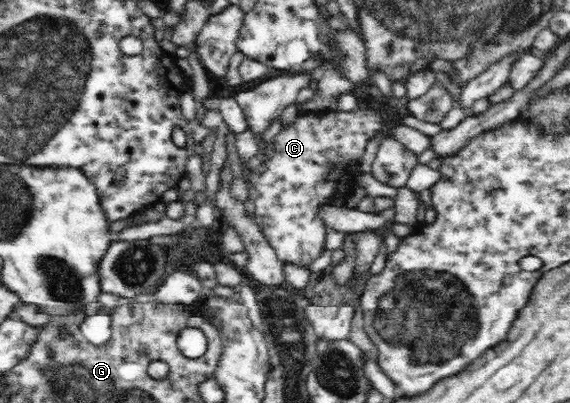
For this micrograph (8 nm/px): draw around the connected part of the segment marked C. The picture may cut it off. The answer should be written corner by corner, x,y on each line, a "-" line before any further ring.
359,108
356,111
348,112
330,109
326,112
316,113
310,111
300,112
299,115
294,119
294,122
286,124
285,126
283,125
280,132
277,135
274,135
271,141
274,155
272,155
268,161
257,167
253,171
252,175
248,175
247,186
250,190
249,199
252,200
254,209
256,210
256,224
258,224
260,232
262,232
262,236
266,238
266,241
268,241
270,247
274,249
278,259
282,263
290,262
301,266
304,265
305,267
310,267
312,263
314,263
314,261
316,261
316,259
318,259
318,257
326,251
326,249
324,249
324,239
330,228
326,224
326,221
321,217
321,212
325,209
324,207
326,207
326,205
334,205
334,203
337,203
337,205
345,206
347,196
352,195
357,187
356,182
353,181
355,177
355,171
353,168
360,165
361,161
363,160
366,147
368,147
368,142
381,129
380,116
378,116
378,112
375,112
374,110
363,110

